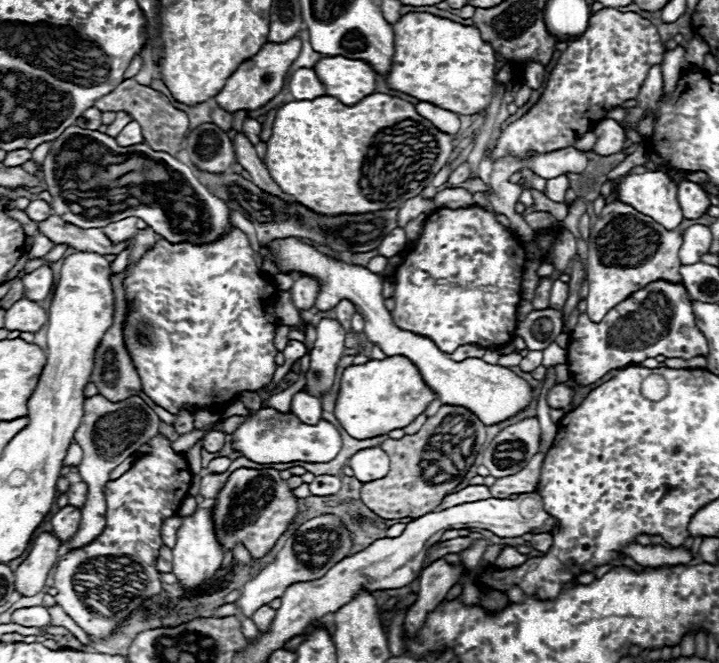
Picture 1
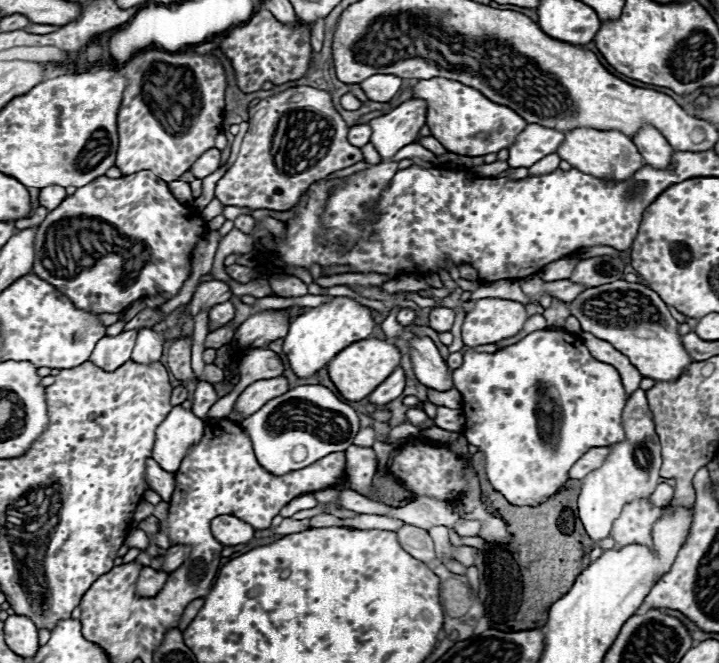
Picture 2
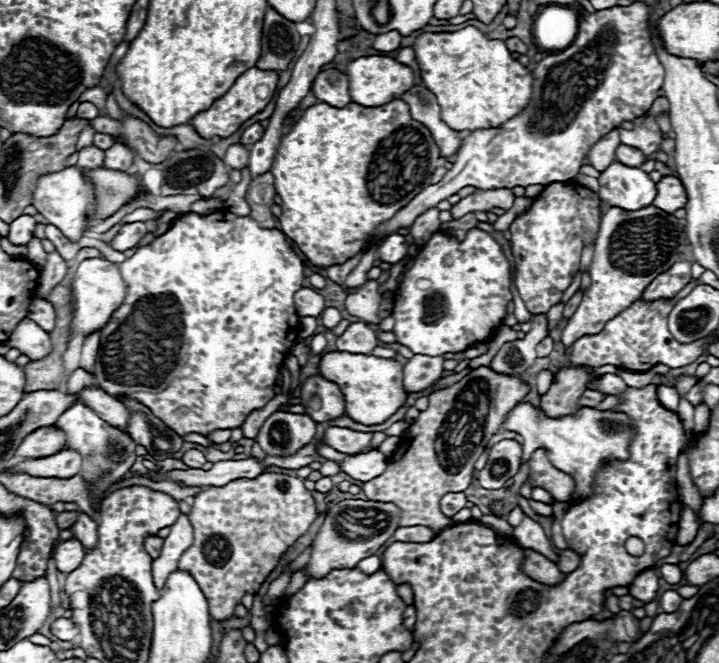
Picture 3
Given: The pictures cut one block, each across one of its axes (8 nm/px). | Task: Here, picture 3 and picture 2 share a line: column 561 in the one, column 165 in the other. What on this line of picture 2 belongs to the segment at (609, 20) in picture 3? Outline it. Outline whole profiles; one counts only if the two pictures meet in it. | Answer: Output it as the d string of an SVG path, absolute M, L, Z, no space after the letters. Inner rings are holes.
M146 50L136 54L130 62L116 66L116 70L126 78L130 78L118 112L120 148L116 154L116 168L120 168L122 176L130 176L140 170L152 170L158 178L166 182L178 180L184 172L190 170L190 166L206 150L214 148L216 136L224 130L226 76L220 60L210 54L200 56L194 52L180 54L164 50Z

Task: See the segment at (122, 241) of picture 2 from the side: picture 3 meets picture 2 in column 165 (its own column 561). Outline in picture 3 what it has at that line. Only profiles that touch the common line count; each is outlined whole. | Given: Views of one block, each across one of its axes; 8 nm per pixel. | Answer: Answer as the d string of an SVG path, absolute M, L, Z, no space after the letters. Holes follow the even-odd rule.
M552 182L532 200L530 208L510 224L512 254L516 260L516 288L530 314L546 314L560 302L562 292L578 272L584 246L598 234L602 200L596 192L568 182Z

